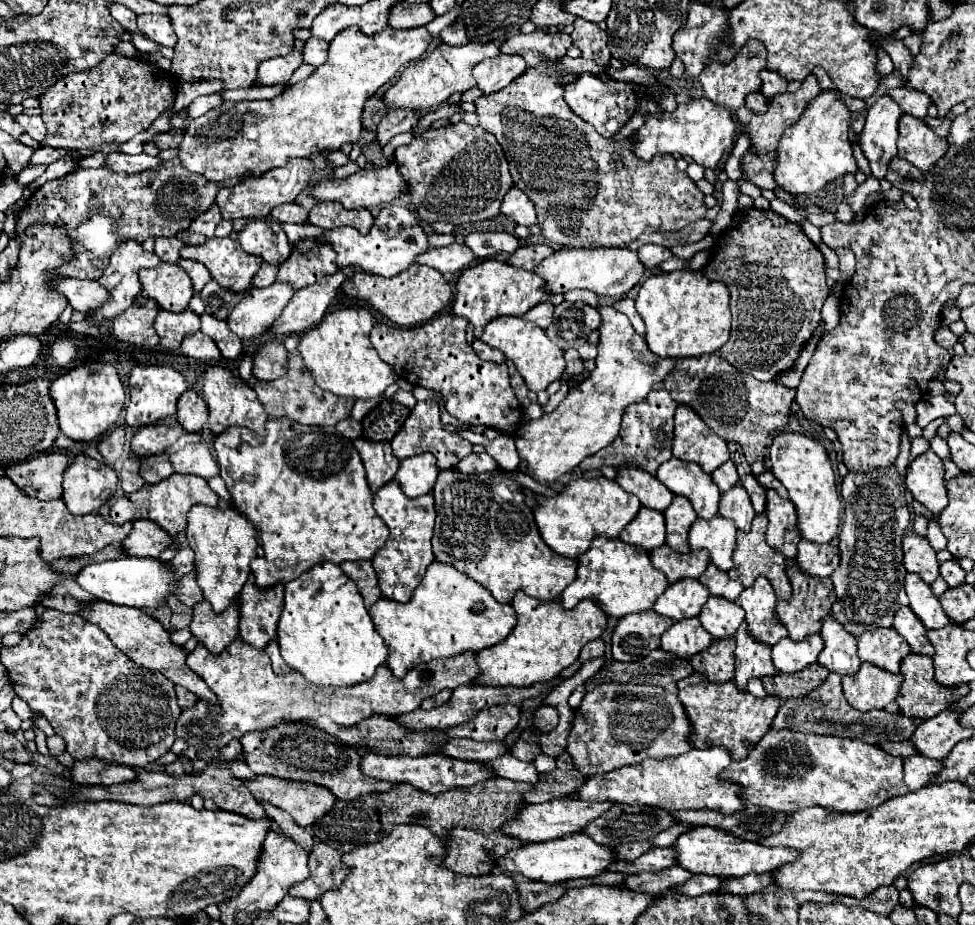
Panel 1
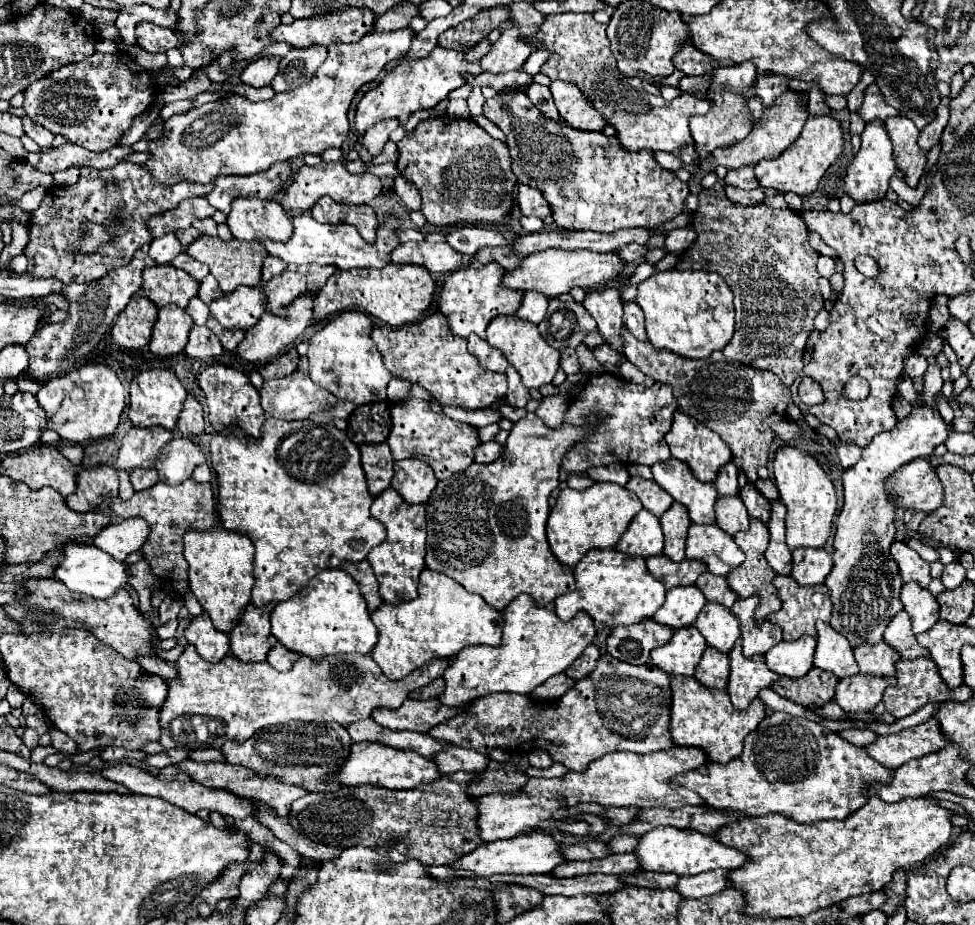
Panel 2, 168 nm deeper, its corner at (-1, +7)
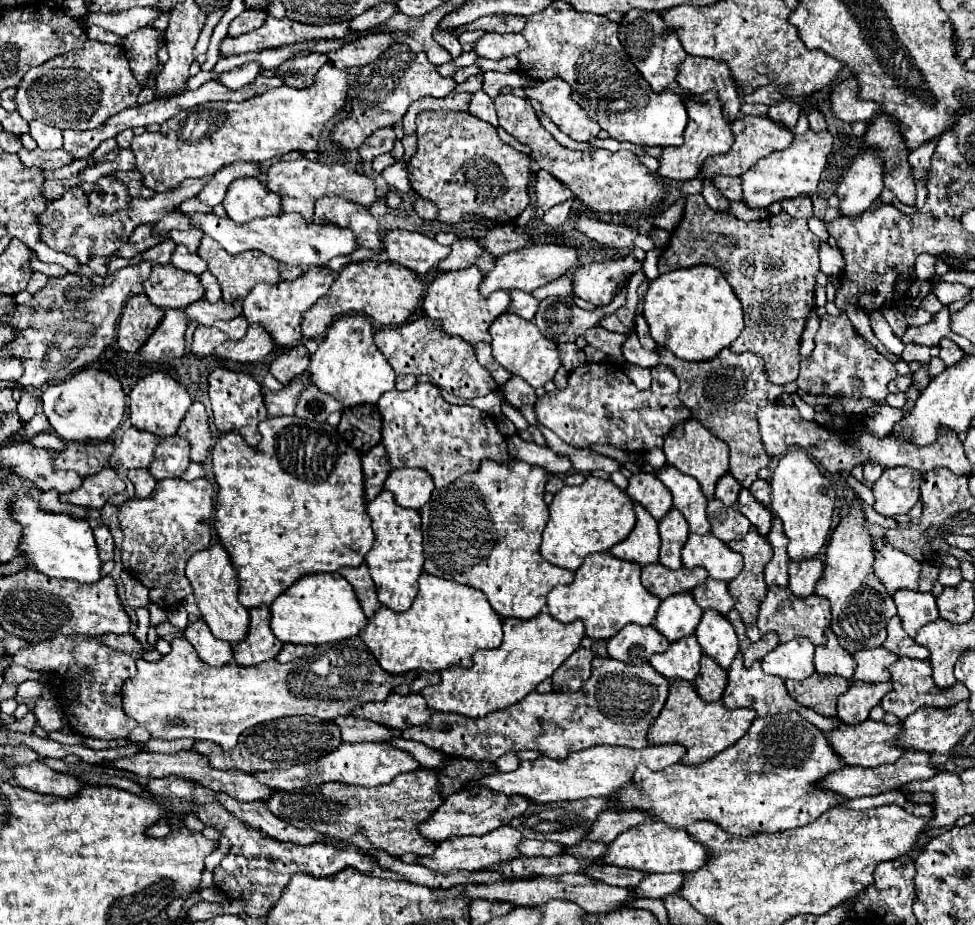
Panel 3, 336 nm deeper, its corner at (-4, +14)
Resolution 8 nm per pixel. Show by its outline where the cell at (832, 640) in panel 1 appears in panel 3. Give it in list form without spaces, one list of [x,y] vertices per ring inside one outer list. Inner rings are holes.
[[[832,632],[826,634],[826,644],[816,648],[814,666],[816,666],[816,672],[822,676],[842,676],[846,680],[850,680],[856,670],[856,662],[840,646],[838,638]]]

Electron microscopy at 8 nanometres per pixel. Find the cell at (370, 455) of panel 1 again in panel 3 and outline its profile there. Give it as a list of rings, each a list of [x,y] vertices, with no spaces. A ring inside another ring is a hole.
[[[382,444],[374,446],[372,450],[368,450],[366,454],[362,454],[362,472],[364,472],[364,498],[366,502],[374,500],[384,486],[384,480],[390,474],[390,466],[382,464],[380,460],[386,456],[386,450]]]

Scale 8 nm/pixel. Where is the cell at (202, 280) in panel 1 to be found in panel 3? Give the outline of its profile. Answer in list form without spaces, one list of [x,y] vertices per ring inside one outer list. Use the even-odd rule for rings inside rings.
[[[178,244],[172,252],[172,264],[180,270],[186,270],[186,272],[192,272],[192,274],[202,274],[206,270],[206,262],[198,256],[198,254],[192,254],[188,252],[188,248],[184,244]]]

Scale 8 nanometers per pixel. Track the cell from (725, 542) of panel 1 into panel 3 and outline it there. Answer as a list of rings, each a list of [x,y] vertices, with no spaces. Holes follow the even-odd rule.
[[[690,534],[682,548],[684,568],[704,568],[710,578],[730,582],[742,572],[742,556],[712,534]]]

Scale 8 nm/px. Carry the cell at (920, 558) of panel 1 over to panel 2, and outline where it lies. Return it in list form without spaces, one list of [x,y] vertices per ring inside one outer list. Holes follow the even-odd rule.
[[[895,541],[891,545],[891,557],[897,561],[899,571],[903,581],[917,581],[921,587],[927,587],[931,581],[931,573],[929,573],[929,563],[925,559],[921,559],[921,555],[911,549],[905,541]]]

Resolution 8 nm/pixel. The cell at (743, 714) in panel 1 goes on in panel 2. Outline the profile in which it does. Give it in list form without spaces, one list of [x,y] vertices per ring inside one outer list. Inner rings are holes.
[[[671,677],[673,709],[671,709],[671,737],[673,743],[683,747],[701,747],[709,761],[725,763],[735,759],[743,751],[743,739],[763,721],[767,707],[761,699],[753,701],[743,711],[733,709],[729,695],[719,689],[709,689],[701,685],[695,677]]]

